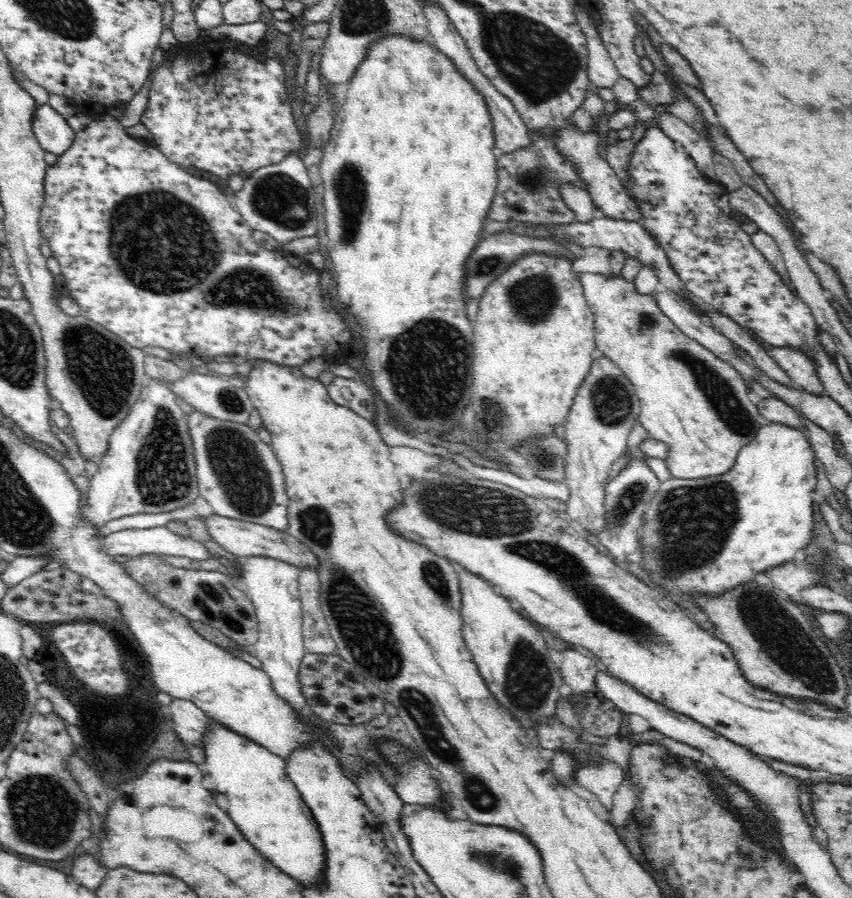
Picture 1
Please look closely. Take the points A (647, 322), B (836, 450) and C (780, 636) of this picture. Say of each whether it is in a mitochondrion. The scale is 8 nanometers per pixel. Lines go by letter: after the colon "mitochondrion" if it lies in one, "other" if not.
A: mitochondrion
B: other
C: mitochondrion

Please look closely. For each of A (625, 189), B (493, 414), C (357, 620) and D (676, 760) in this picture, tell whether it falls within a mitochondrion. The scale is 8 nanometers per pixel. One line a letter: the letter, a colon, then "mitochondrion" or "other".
A: other
B: mitochondrion
C: mitochondrion
D: other

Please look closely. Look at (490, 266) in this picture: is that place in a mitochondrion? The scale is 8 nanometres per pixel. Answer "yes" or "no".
yes

